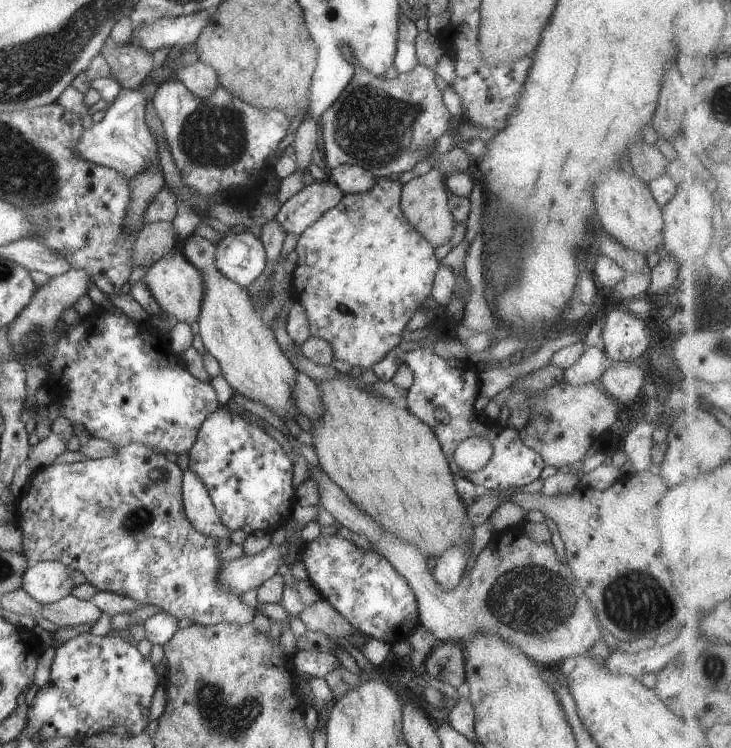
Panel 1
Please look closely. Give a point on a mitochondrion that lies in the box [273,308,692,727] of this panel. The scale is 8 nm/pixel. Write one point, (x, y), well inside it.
(535, 600)

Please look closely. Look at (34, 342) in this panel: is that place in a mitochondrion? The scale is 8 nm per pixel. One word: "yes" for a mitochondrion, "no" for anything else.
yes

